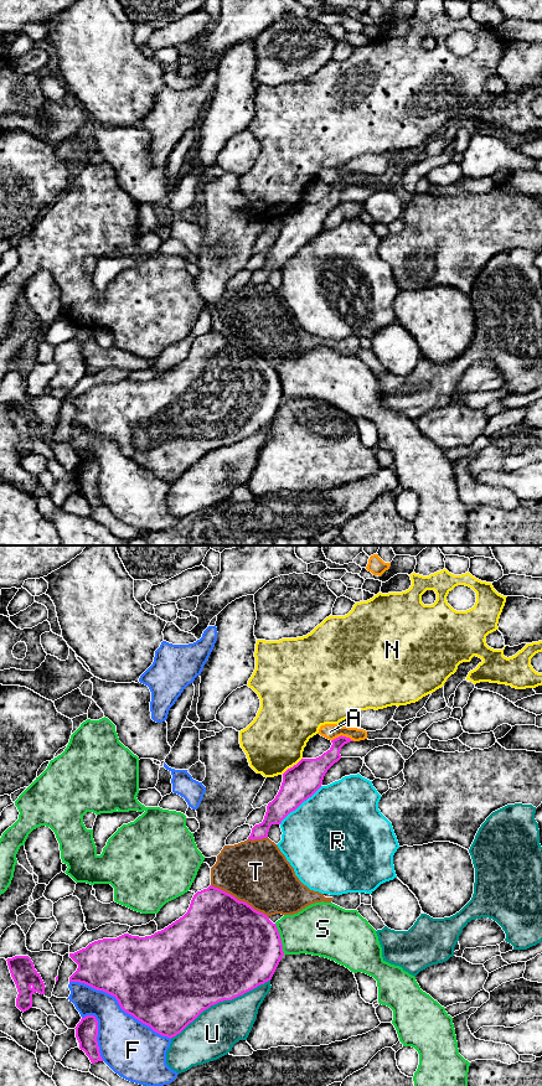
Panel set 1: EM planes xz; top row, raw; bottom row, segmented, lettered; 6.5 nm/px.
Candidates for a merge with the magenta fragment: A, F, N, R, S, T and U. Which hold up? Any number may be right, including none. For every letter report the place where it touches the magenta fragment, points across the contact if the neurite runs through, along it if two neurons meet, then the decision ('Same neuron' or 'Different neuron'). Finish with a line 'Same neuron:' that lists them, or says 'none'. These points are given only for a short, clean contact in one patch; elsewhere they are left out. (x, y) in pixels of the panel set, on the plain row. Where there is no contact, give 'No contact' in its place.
A: Touches magenta at xz (341, 180). Boundary: xz (331, 184), (345, 180), (354, 185). Different neuron
F: Touches magenta at xz (119, 449). Different neuron
N: Touches magenta at xz (293, 211). Different neuron
R: Touches magenta at xz (300, 248). Different neuron
S: Touches magenta at xz (280, 383). Different neuron
T: Touches magenta at xz (238, 345). Different neuron
U: Touches magenta at xz (220, 445). Different neuron
Same neuron: none

